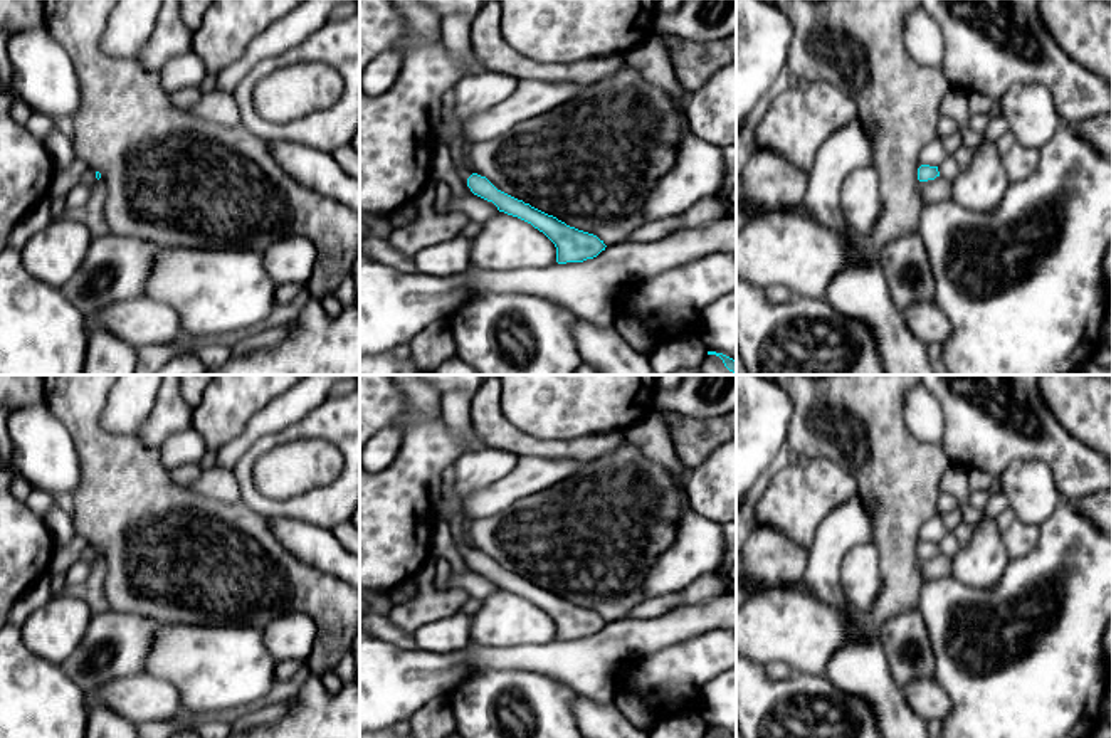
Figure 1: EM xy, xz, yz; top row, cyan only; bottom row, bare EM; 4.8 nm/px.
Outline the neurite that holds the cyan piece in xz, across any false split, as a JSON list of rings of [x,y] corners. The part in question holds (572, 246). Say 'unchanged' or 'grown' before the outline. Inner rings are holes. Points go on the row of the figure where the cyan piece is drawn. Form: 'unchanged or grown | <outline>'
grown | [[[454,87],[440,98],[440,119],[450,128],[450,143],[447,146],[457,173],[471,193],[491,202],[499,212],[518,217],[543,232],[556,247],[558,264],[583,262],[605,250],[607,245],[597,235],[570,227],[556,217],[501,192],[498,185],[467,166],[467,146],[455,134],[454,126]]]

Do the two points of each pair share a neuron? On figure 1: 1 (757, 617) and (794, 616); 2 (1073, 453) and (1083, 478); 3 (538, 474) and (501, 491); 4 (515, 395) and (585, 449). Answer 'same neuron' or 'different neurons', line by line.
1: same neuron
2: same neuron
3: same neuron
4: different neurons

